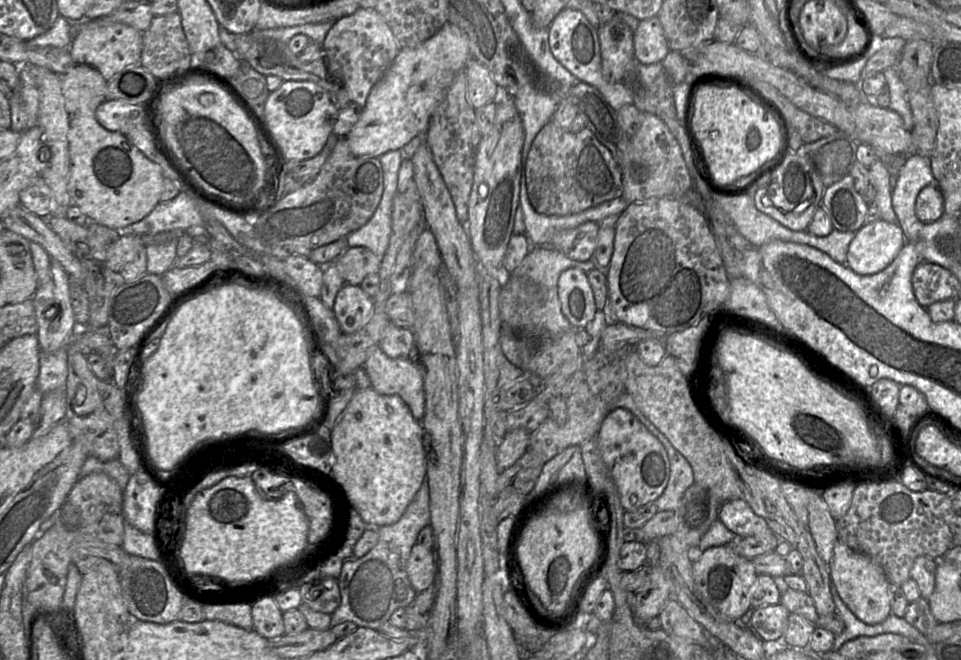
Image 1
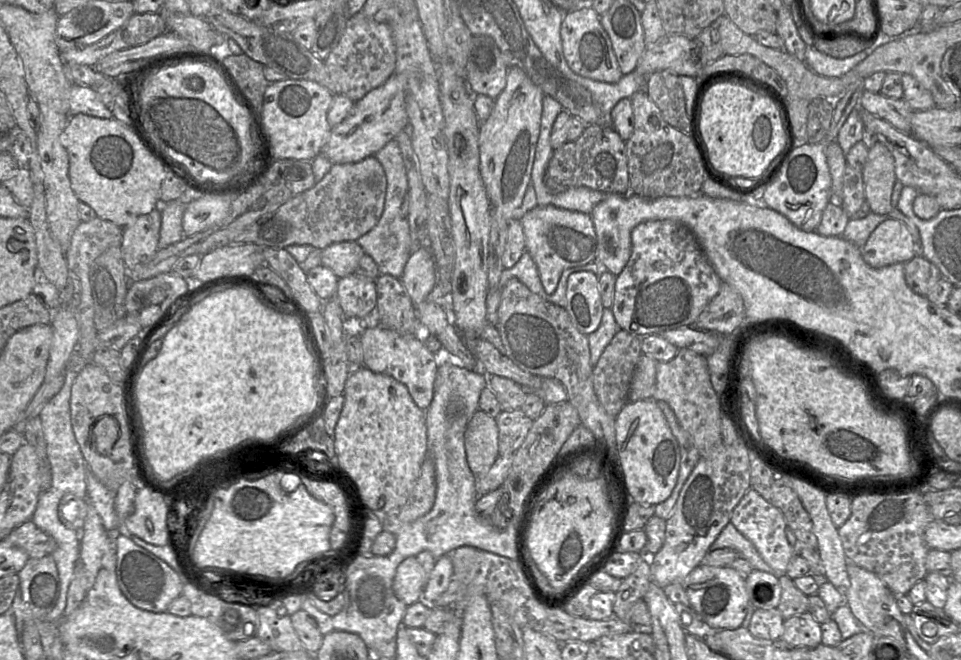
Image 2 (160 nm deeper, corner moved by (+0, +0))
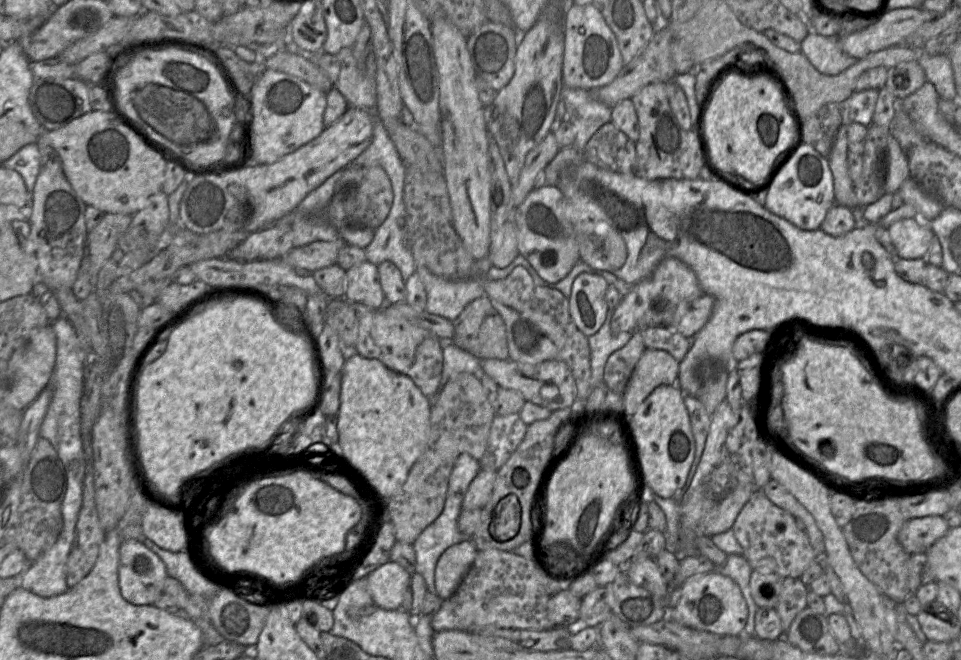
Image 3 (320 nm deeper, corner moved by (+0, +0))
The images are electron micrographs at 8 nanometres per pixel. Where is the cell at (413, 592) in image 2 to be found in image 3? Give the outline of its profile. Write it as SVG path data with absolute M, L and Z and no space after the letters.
M388 560L367 575L370 595L385 610L401 609L412 574L400 564Z

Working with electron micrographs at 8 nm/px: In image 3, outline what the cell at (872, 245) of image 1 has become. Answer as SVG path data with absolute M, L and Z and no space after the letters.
M918 215L916 218L896 221L887 230L895 250L895 256L900 259L925 259L931 240L935 237L928 223L918 218Z

